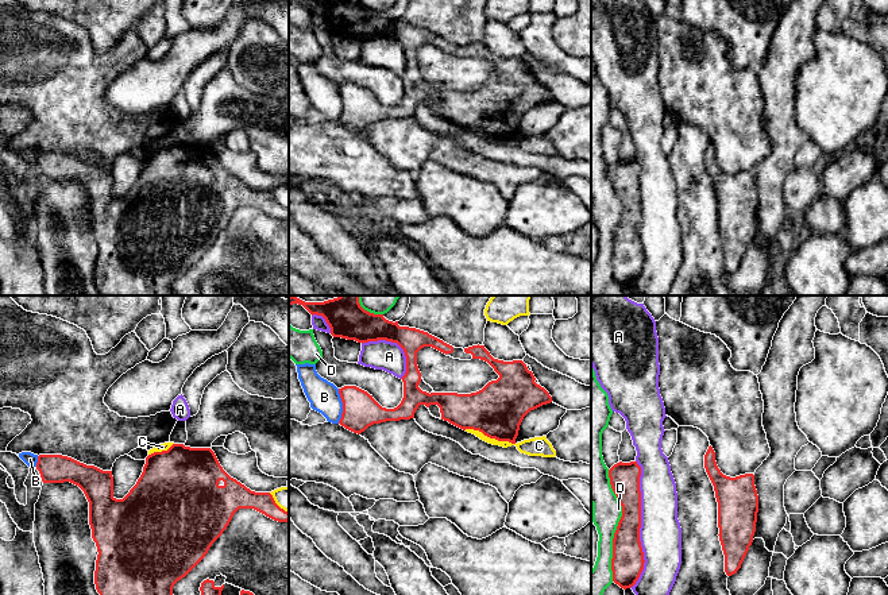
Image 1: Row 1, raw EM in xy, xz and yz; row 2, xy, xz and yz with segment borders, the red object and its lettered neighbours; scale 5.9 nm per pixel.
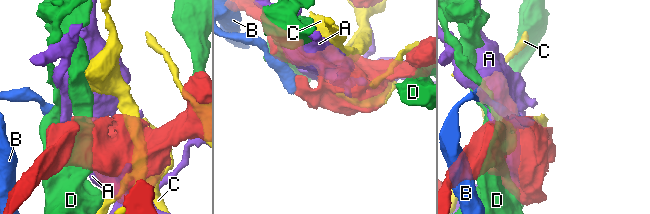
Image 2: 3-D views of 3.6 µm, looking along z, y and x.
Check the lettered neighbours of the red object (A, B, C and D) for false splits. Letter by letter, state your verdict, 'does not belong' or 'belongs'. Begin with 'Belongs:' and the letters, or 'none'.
Belongs: none
A: does not belong
B: does not belong
C: does not belong
D: does not belong

